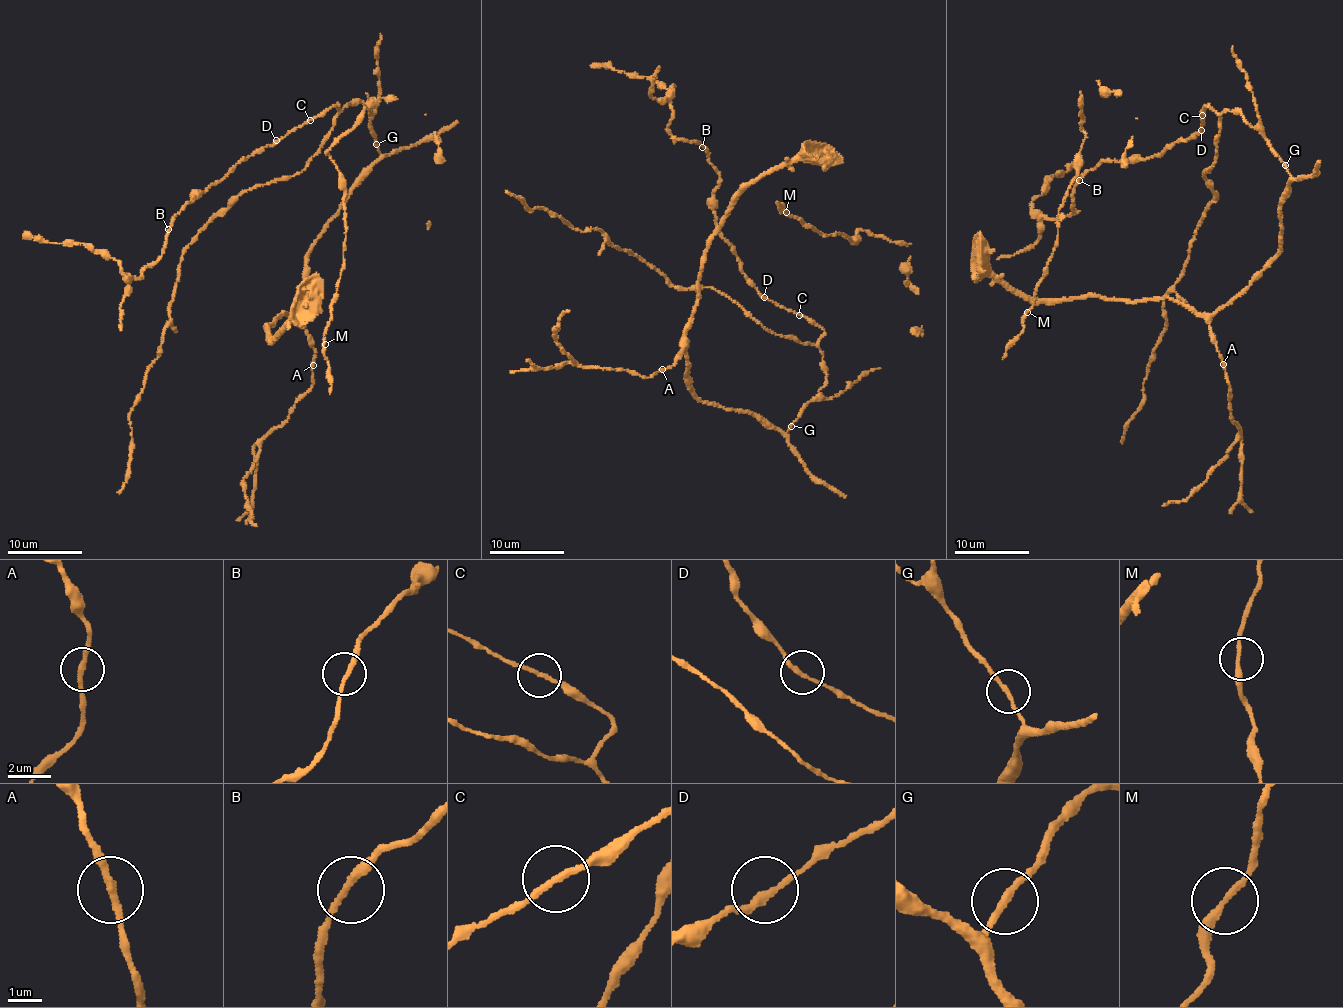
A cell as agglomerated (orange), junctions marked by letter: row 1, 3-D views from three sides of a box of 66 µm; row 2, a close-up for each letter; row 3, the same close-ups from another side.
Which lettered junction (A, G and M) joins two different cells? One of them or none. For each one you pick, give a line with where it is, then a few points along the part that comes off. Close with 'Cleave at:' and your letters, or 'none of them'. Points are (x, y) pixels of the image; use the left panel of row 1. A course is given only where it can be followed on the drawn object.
Cleave at: none of them

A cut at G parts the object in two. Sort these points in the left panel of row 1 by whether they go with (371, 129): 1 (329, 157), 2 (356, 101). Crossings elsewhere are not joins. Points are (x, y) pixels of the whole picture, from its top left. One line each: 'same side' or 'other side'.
1: other side
2: same side

